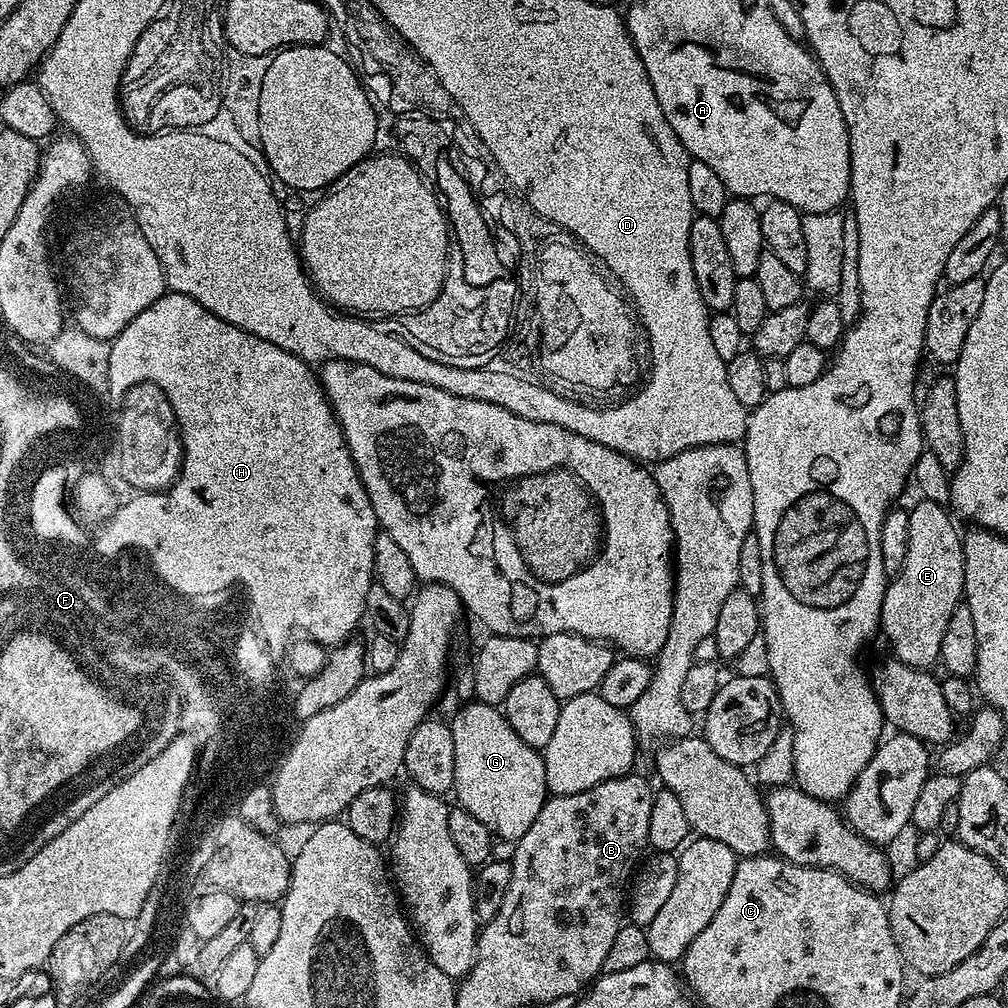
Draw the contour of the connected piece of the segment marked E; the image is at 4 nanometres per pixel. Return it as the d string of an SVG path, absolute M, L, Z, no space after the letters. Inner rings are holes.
M923 498L910 508L906 558L896 576L887 581L880 611L882 636L892 647L891 655L915 668L931 669L940 660L942 633L950 614L964 595L964 542L952 525L953 517L943 504Z

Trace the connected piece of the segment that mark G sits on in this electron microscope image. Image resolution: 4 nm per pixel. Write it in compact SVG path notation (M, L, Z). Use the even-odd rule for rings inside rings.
M473 702L465 703L460 709L461 712L450 720L454 734L454 796L460 799L457 800L459 807L470 810L482 826L492 831L493 837L518 841L526 830L530 830L534 818L538 818L538 810L542 810L550 795L543 755L537 749L526 746L526 742L514 734L510 722L497 705Z

